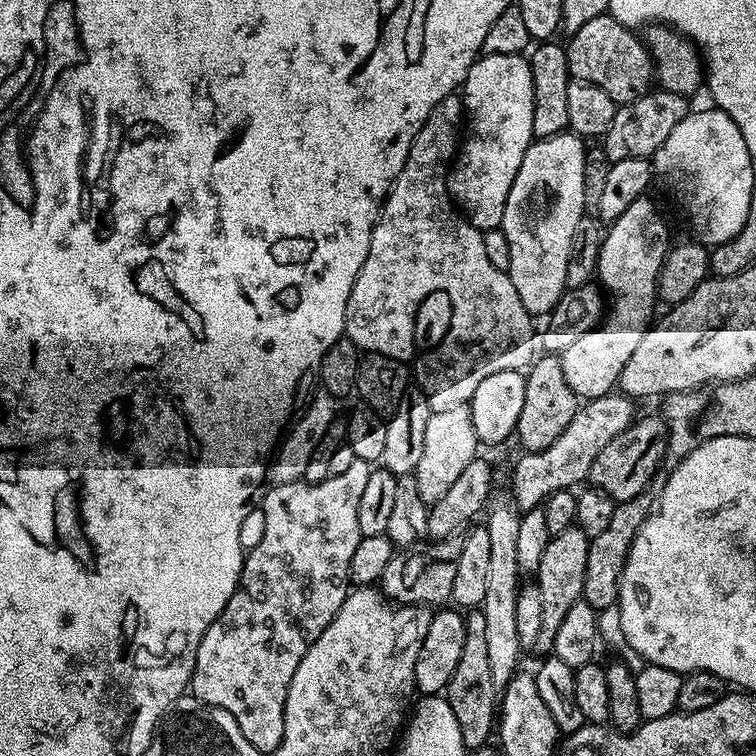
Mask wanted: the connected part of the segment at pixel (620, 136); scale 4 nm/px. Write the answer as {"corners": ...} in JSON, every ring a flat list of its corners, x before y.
{"corners":[[649,90,642,98,629,104,621,104,610,122,610,130,602,137,602,147,608,161,622,158,642,158,647,160,655,156,656,151,664,145,670,130,690,111,689,97,663,90]]}

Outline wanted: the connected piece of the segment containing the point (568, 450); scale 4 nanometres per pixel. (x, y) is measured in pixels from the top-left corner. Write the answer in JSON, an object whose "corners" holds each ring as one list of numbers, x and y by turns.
{"corners":[[623,394,585,400,574,414,570,426,566,426,566,430,562,430,562,435,554,441,554,446,546,446,546,450,537,452,524,452,512,470,511,499,515,507,521,513,529,512,541,507,550,498,550,494,583,485,594,466,594,458,602,454,610,438,618,438,618,434,631,426,634,419,632,404,633,401]]}

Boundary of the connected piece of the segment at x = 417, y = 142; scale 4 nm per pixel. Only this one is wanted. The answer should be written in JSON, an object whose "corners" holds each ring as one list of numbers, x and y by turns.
{"corners":[[453,94,442,98,442,102,438,102,438,106,430,110,430,118,426,118,422,130,418,130,410,146,410,154,406,154,406,162,382,202,380,216,376,219,370,238,370,254,366,254,362,270,358,270,358,278,350,290,344,319,347,339,356,343,357,348,365,353,386,354,386,358,408,362,418,352,414,342,414,318,422,298,426,298,426,294,431,292,450,294,454,318,450,318,450,330,446,330,446,338,442,338,438,346,427,349,421,355,424,357,417,362,416,368,414,364,415,387,420,388,429,400,432,412,468,404,474,390,478,390,478,385,488,375,498,374,498,370,518,372,527,369,534,359,533,316,528,313,526,306,522,306,518,290,514,290,514,282,508,277,507,271,490,262,490,257,486,254,484,232,461,215,448,194,450,161,458,152,464,115,463,99]]}

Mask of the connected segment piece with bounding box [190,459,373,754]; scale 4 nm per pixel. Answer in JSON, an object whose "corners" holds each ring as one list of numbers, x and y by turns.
{"corners":[[356,459,354,462,350,462,350,467,343,474,327,476,326,479,317,484,305,484,303,479,298,479,293,484,272,484,263,493,264,529,260,532,260,541,253,548,247,549,244,565,240,571,240,581,234,594,230,598,230,602,226,602,222,614,218,614,218,618,208,627,196,651,196,661,190,685,191,695,195,696,201,704,218,706,222,710,226,710,226,714,230,714,234,718,234,722,238,722,238,730,242,730,242,734,246,734,248,741,262,754,275,754,282,742,286,694,290,690,290,678,294,678,294,670,298,670,298,662,302,662,306,650,316,641,318,634,322,634,322,630,326,630,326,626,330,626,334,614,338,614,342,602,349,594,348,567,350,566,350,558,354,554,354,549,358,547,361,537,358,530,358,501,362,498,366,481,370,479,372,469,373,465,369,461]]}

